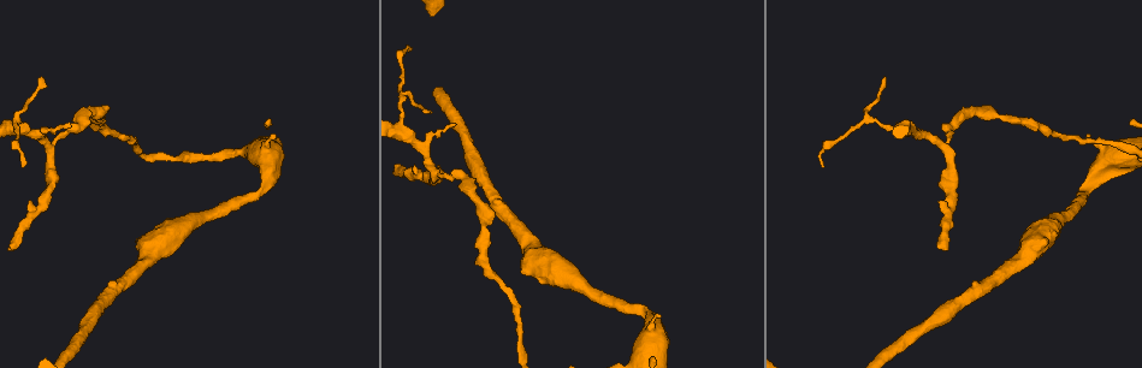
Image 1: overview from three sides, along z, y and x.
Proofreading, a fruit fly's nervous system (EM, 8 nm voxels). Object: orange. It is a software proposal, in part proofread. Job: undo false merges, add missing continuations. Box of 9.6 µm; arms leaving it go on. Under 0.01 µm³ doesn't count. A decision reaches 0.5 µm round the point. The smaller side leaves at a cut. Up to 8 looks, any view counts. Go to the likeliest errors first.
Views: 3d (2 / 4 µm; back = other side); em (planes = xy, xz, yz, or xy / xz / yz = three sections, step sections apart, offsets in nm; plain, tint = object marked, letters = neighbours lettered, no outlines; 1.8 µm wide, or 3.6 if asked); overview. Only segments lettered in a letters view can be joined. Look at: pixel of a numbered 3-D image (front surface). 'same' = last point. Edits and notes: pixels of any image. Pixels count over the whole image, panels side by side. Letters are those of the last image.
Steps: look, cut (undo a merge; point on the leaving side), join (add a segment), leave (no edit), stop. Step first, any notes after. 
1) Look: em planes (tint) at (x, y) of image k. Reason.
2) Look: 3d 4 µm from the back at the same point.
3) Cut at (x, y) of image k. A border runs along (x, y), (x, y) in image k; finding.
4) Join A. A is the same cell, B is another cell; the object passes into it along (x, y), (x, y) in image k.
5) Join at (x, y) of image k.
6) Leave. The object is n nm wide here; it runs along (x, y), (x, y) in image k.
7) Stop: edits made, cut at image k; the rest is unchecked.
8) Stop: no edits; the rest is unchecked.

Look: 3d 2 µm at (904, 128) of image 1. Calibre changes.

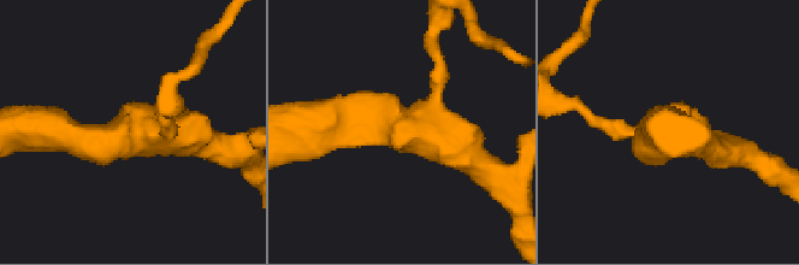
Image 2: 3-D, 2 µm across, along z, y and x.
Look: em xy step 16 (tint) at (437, 132) of image 2.

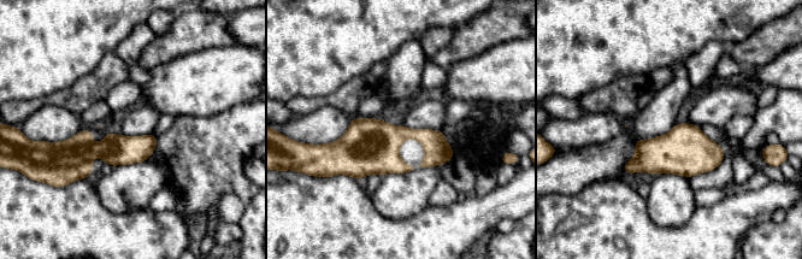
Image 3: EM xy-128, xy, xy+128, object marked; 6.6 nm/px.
Look: em planes (letters) at the same point.

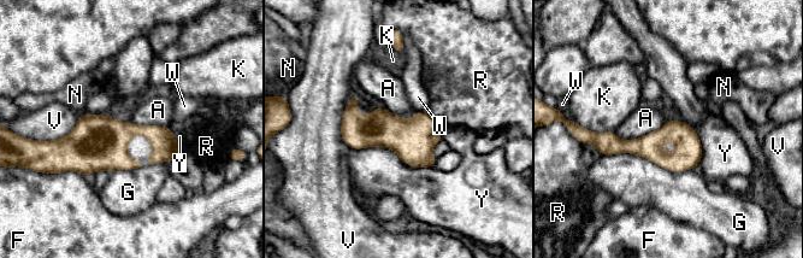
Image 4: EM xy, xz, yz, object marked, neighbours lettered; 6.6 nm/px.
Leave. The longest contact is with G, 600 nm; A, F, G, K, N, R, V, W and Y are other cells; it runs along (596, 136), (661, 159), (698, 156) in image 4; all the same neuron.

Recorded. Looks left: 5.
Look: 3d 2 µm from the back at (23, 165) of image 1. Branch stops here.

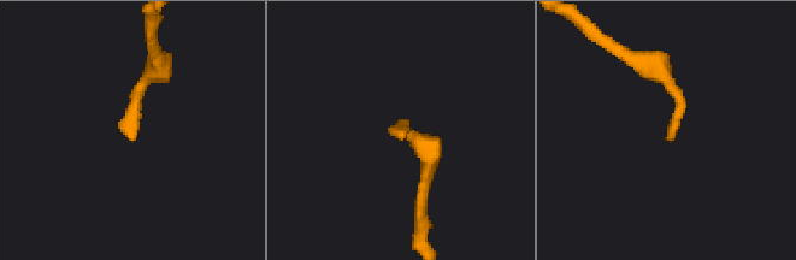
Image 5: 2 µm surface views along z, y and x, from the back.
Look: em planes (letters) at (134, 140) of image 5. Now the EM.

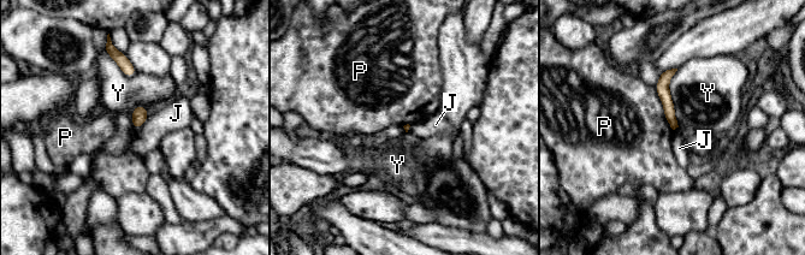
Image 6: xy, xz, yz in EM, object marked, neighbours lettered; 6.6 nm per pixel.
Leave. J, P and Y are other cells; a border runs along (653, 87), (664, 118), (673, 130) in image 6; no lettered segment goes on from it.

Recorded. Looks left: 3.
Look: 3d 4 µm at (189, 223) of image 1. Sudden change in width.

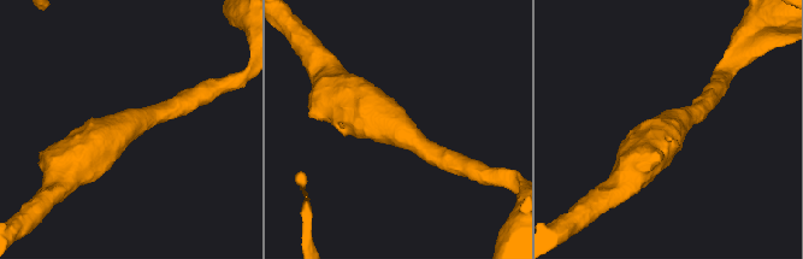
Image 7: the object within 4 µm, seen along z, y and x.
Look: em xz step 4 (tint) at (125, 130) of image 7. The arms are 280, 650 nm wide; need the tissue.

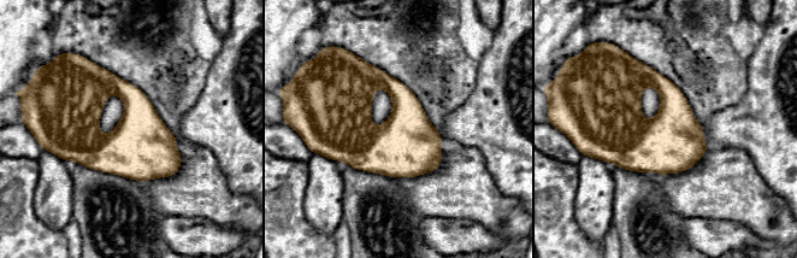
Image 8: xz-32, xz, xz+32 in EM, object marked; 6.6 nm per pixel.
Look: em planes (letters) at the same point.

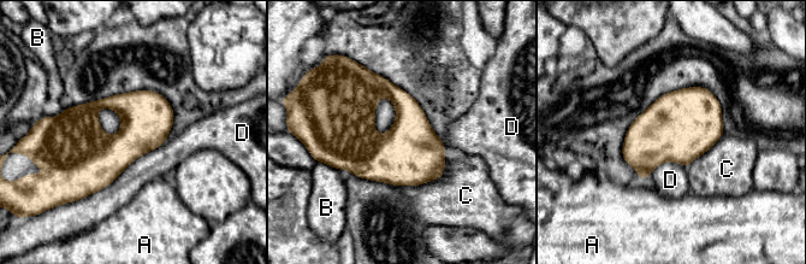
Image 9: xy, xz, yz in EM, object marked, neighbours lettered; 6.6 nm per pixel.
Leave. A, B, C and D are other cells; continuous, no second neuron.

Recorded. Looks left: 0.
Stop: no edits; the rest is unchecked.

